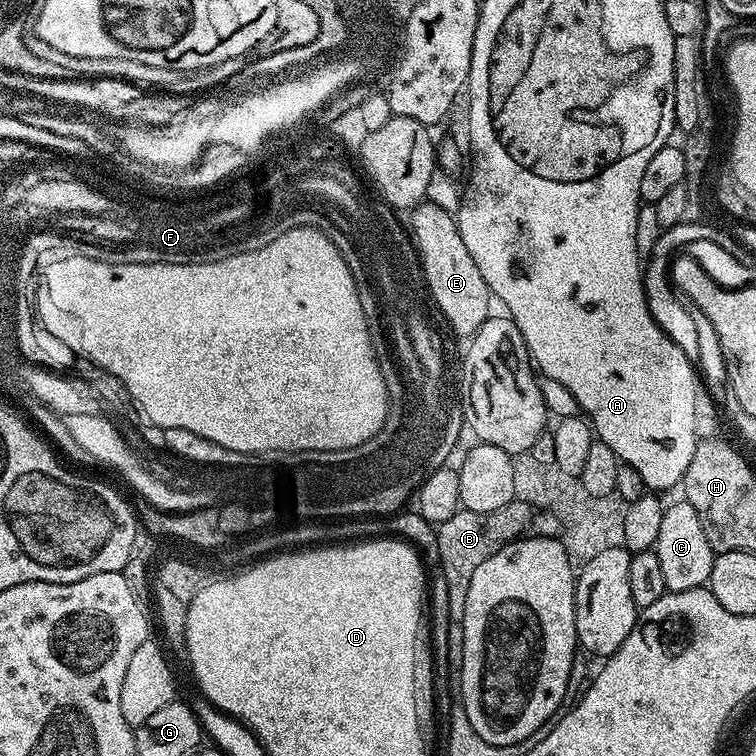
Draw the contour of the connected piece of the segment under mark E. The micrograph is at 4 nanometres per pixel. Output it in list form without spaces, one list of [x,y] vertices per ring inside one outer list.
[[[421,202],[411,209],[410,215],[412,215],[410,235],[420,257],[420,267],[424,269],[424,281],[428,283],[431,303],[449,329],[453,328],[458,335],[464,336],[463,338],[470,338],[490,315],[490,309],[488,309],[490,293],[482,278],[482,270],[478,270],[474,258],[470,258],[470,250],[466,250],[466,242],[462,242],[462,234],[458,230],[453,213],[447,212],[438,205]]]

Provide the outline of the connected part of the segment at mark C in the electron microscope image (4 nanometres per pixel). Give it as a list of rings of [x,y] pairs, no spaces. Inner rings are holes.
[[[677,498],[673,504],[669,503],[665,507],[654,551],[670,592],[705,587],[717,557],[706,538],[706,530],[702,530],[702,518],[698,518],[698,510],[694,510],[694,506],[690,506],[690,502],[683,498]]]

